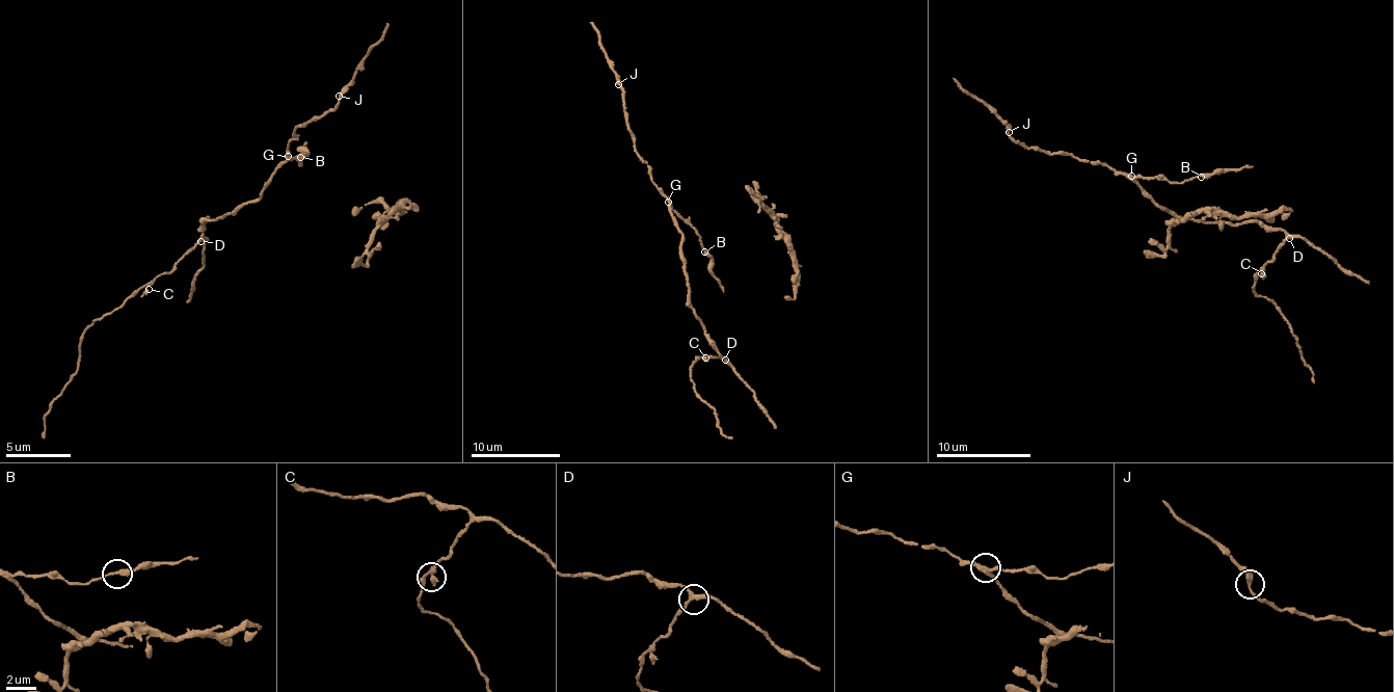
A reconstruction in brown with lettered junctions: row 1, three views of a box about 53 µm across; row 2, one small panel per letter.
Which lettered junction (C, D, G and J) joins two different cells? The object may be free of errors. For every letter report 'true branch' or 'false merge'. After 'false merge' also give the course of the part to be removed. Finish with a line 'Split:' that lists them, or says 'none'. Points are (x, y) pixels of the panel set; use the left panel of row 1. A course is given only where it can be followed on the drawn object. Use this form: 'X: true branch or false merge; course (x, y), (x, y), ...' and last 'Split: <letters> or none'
C: true branch
D: true branch
G: false merge; course (289, 157), (299, 166), (306, 151), (297, 151), (304, 144)
J: true branch
Split: G

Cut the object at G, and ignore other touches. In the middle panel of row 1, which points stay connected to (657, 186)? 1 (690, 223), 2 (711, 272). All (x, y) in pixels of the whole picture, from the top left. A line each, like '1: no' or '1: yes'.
1: no
2: no

